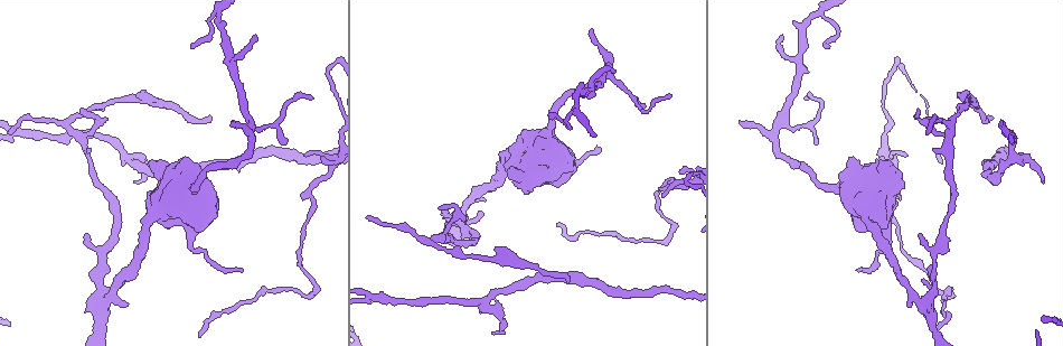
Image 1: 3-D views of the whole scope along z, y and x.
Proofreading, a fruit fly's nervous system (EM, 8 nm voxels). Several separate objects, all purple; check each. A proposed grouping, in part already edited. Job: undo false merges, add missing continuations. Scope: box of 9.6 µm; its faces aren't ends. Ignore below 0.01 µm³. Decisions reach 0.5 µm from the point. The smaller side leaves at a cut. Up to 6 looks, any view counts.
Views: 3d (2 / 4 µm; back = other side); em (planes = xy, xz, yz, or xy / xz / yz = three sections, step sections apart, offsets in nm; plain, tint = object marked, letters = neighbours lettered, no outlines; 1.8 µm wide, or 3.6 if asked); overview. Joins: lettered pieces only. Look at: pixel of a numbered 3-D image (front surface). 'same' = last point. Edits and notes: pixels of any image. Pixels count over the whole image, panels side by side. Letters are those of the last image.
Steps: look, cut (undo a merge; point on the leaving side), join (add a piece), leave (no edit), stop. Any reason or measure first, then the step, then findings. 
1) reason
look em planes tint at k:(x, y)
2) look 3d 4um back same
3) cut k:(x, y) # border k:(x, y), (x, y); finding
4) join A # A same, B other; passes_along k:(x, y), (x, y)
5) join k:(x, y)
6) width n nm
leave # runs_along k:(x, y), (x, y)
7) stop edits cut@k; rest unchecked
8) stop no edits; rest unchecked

tapers out
look em planes letters at 1:(322, 158)

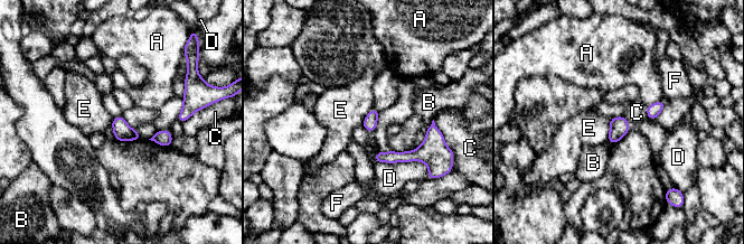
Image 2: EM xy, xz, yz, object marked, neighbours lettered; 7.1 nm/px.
width 100 nm
leave # A other, B other, C other, D other, E other, F other; border 2:(611, 119), (606, 140); none of them fits

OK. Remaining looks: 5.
abrupt turn
look 3d 2um at 1:(481, 304)

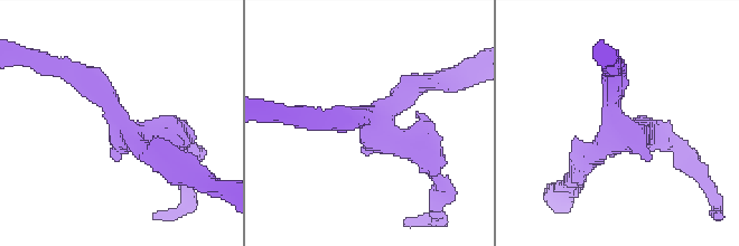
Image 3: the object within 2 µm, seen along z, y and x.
look em xz step 16 tint at 3:(620, 135)

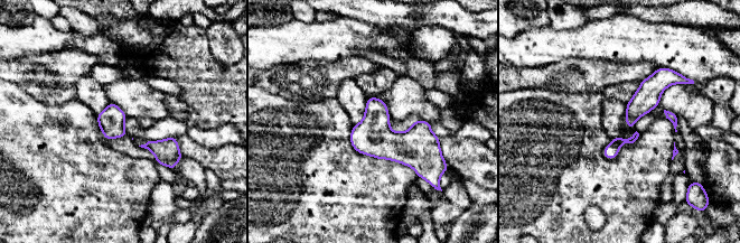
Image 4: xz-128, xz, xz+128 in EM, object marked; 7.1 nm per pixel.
look em planes letters same

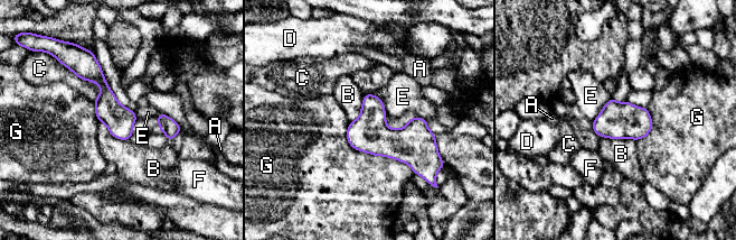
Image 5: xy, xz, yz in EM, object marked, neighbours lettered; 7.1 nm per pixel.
width 200 nm
leave # A other, B other, C other, D other, E other, F other, G other; border 5:(598, 136), (633, 138), (635, 140); continuous, no second neuron

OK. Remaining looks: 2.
three-way junction
look em planes plain at 1:(955, 119)

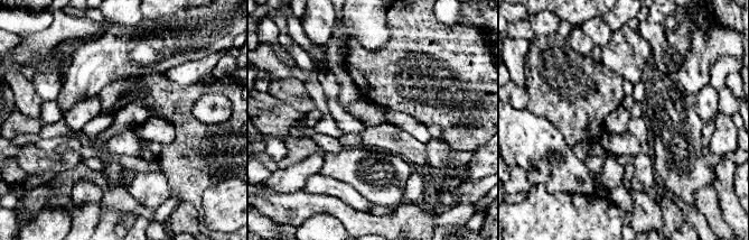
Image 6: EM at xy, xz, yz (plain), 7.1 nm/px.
see the neighbours
look em planes letters same

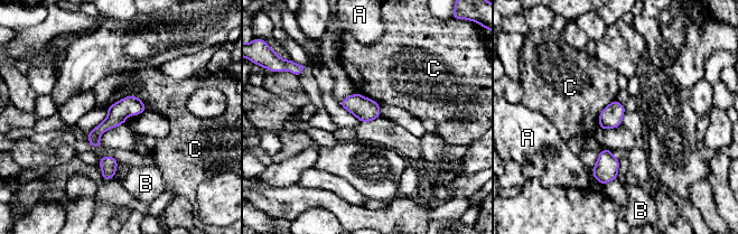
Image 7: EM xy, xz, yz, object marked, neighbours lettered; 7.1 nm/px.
longest_contact C 260 nm
leave # A other, B other, C other; runs_along 7:(141, 105), (125, 106), (91, 140); one neuron here

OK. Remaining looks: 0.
stop no edits; rest unchecked

